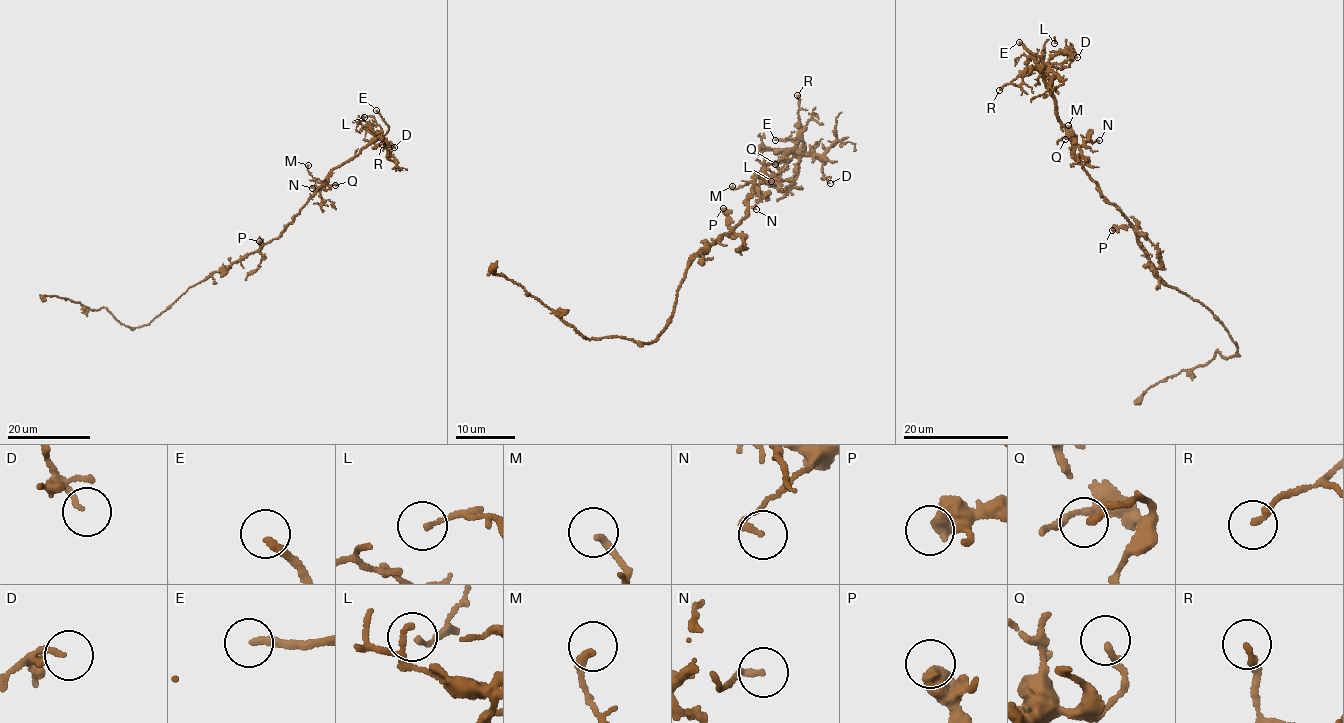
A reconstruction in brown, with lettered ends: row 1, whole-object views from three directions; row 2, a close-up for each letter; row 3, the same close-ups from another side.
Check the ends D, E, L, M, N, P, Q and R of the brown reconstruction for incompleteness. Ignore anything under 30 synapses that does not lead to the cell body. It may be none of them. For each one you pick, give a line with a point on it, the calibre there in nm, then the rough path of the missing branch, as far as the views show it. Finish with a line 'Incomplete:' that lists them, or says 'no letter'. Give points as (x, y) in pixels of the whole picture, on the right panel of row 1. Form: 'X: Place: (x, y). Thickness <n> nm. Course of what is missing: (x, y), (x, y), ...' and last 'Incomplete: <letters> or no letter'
E: Place: (1019, 42). Thickness 240 nm. Course of what is missing: (1019, 42), (1021, 40), (1019, 37), (994, 29), (972, 34)
Incomplete: E

